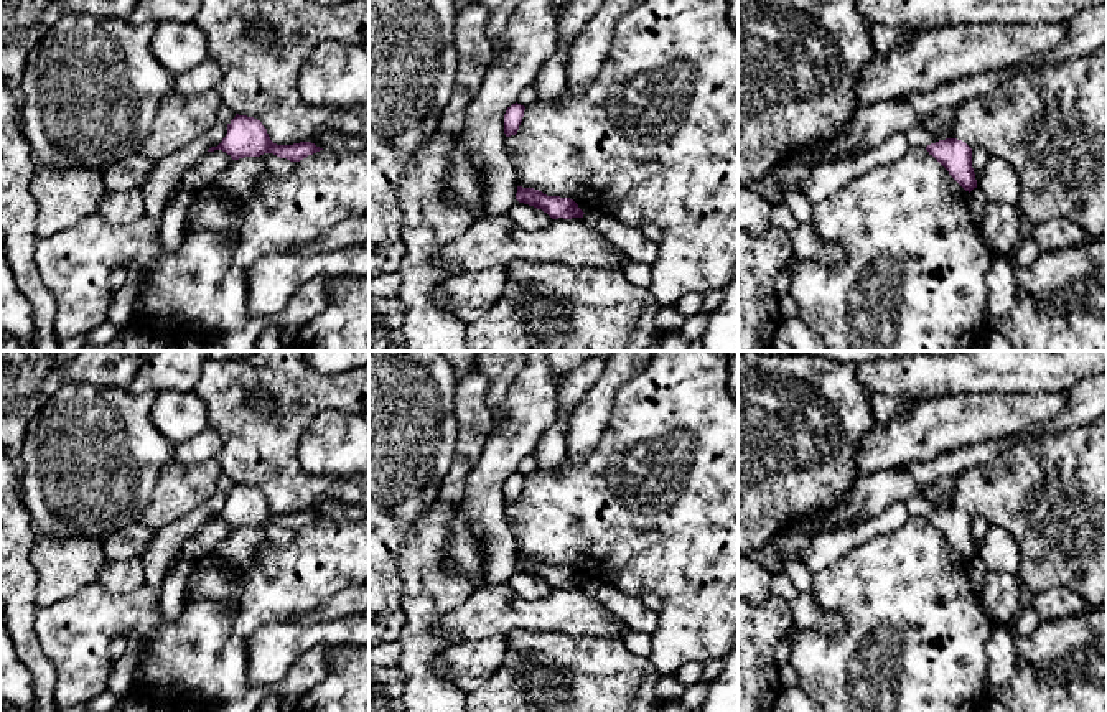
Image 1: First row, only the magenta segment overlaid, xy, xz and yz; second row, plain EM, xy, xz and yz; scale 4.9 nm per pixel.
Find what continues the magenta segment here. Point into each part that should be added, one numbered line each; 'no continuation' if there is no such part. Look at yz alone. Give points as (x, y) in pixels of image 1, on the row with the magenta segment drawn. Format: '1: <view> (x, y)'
no continuation

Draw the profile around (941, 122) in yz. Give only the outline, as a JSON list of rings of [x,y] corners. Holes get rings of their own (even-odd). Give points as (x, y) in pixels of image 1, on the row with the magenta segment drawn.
[[[959,105],[937,110],[932,117],[926,119],[921,125],[931,132],[936,132],[941,138],[951,138],[951,129],[955,122]]]

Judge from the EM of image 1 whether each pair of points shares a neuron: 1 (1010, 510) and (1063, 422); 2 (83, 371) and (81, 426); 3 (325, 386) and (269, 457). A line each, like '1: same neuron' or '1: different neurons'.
1: different neurons
2: different neurons
3: same neuron

